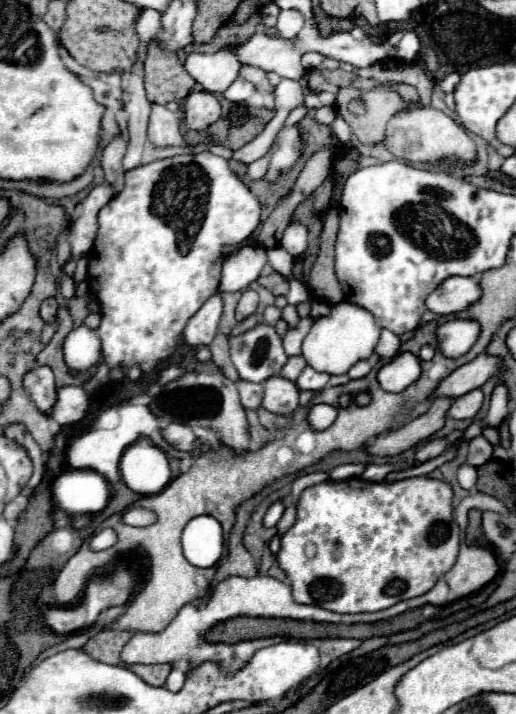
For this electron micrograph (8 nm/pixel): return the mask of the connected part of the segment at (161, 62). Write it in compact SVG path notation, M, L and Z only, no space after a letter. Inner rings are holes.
M151 40L145 60L145 90L149 102L169 104L183 100L191 92L195 80L187 74L175 54L165 54L157 40Z

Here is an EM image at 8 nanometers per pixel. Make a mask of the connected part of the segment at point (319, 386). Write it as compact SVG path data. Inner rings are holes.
M305 366L305 370L297 378L297 386L301 390L313 390L313 392L323 390L327 386L327 382L329 382L329 374L319 374L311 366Z

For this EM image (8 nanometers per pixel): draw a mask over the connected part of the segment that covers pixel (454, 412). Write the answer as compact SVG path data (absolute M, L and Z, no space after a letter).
M479 388L471 390L469 394L465 394L461 398L455 398L455 402L449 408L449 416L457 418L457 420L473 418L479 412L481 404L483 404L483 392Z

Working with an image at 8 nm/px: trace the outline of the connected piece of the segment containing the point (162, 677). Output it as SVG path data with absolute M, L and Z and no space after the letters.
M157 664L157 666L151 666L149 670L145 668L145 682L151 686L163 686L169 672L171 672L171 664Z

